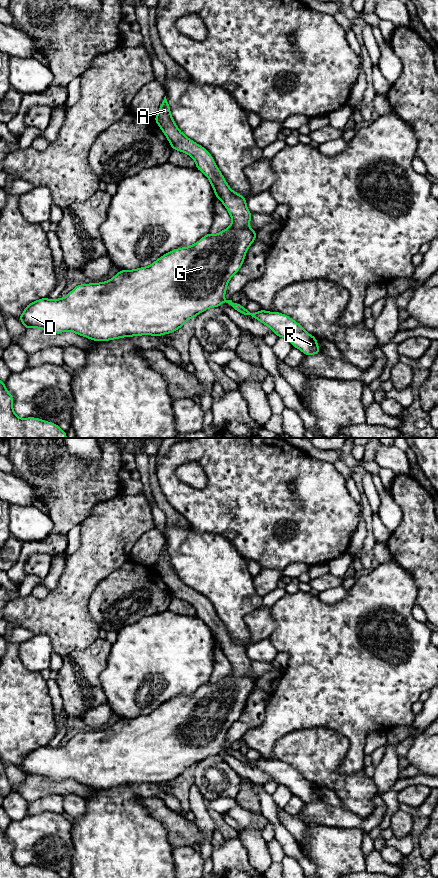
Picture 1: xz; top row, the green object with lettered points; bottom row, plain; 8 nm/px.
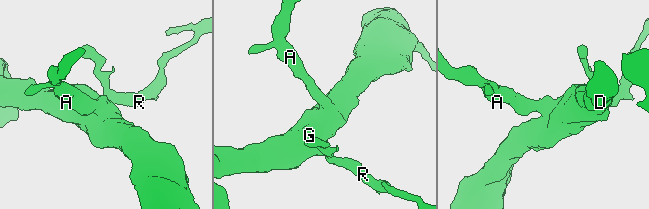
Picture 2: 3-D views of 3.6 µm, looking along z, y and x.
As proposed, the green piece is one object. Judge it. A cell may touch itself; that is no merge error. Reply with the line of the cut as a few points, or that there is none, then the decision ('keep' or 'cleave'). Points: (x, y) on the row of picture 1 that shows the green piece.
no cut | keep

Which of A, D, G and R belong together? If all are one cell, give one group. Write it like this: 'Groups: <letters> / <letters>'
Groups: A D G R

